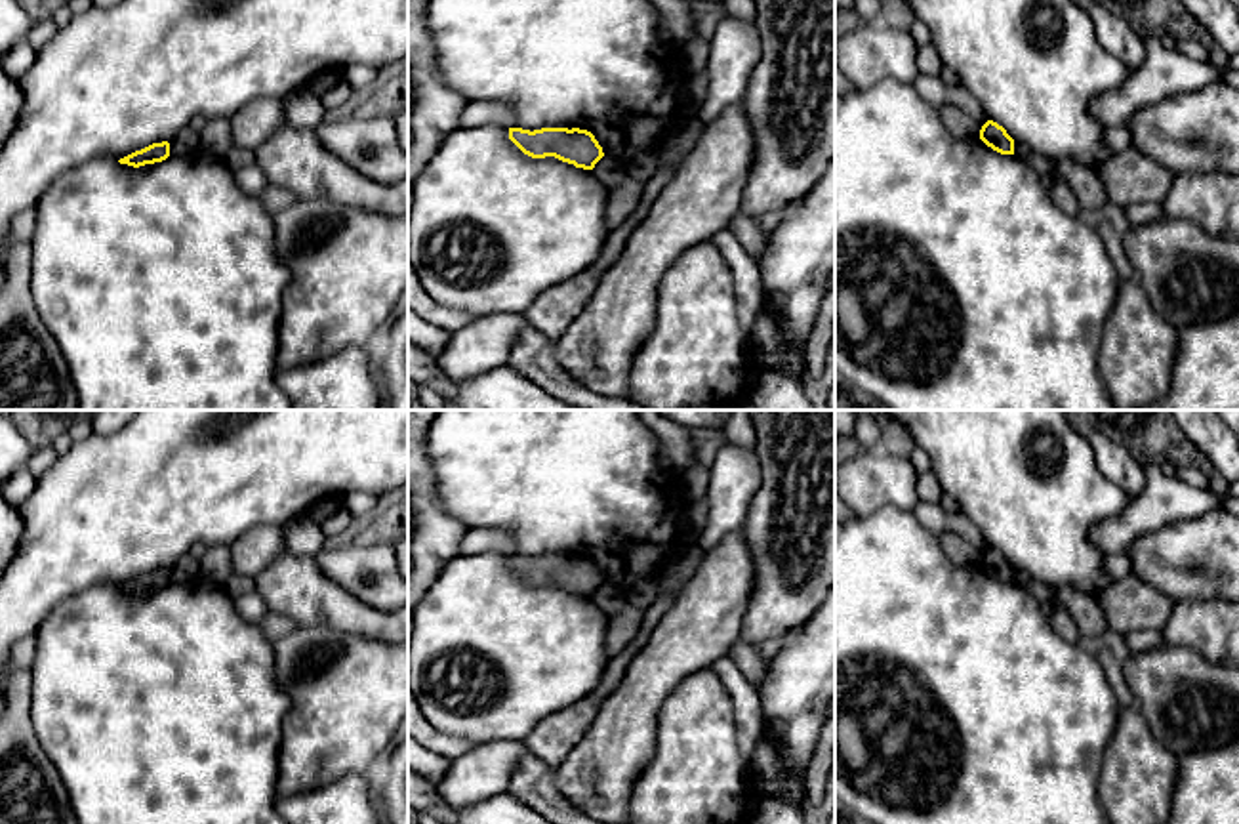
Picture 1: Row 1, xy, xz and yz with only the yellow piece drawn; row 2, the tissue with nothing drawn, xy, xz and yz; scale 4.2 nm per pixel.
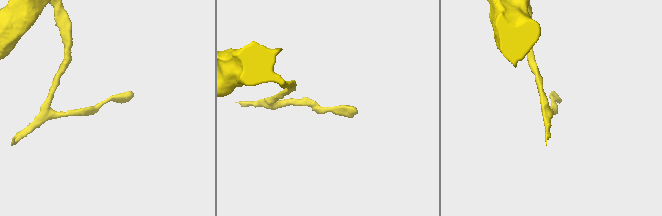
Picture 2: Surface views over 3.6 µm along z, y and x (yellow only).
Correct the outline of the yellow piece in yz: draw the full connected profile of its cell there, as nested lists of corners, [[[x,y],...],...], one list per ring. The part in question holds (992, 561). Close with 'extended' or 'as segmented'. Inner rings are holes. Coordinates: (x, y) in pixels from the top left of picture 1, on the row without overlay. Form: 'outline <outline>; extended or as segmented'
outline [[[987,547],[982,553],[980,566],[1001,582],[1014,582],[1014,566],[993,547]]]; as segmented

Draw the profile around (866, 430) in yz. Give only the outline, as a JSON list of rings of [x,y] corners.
[[[854,410],[854,439],[860,443],[862,450],[871,450],[881,446],[881,427],[875,418],[871,418],[865,410]]]

